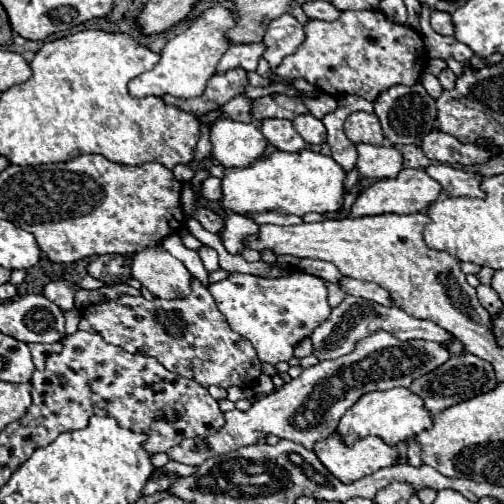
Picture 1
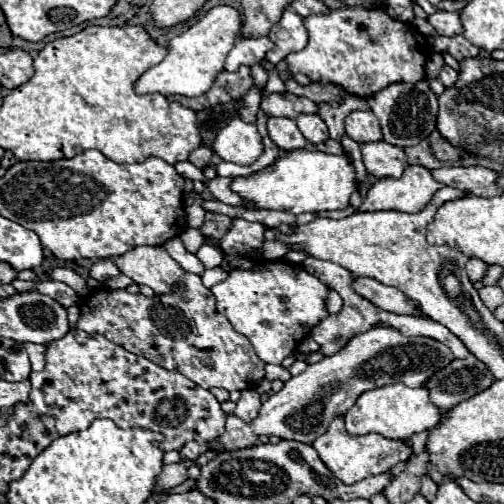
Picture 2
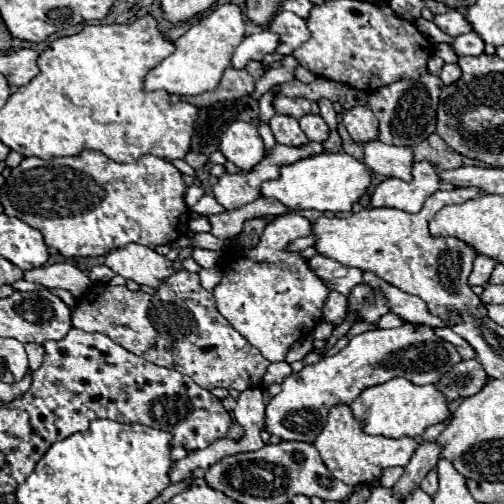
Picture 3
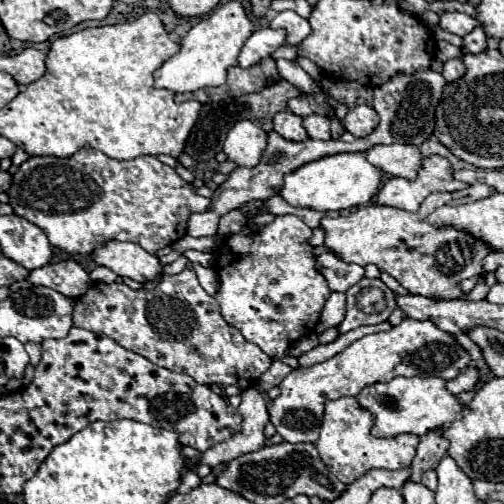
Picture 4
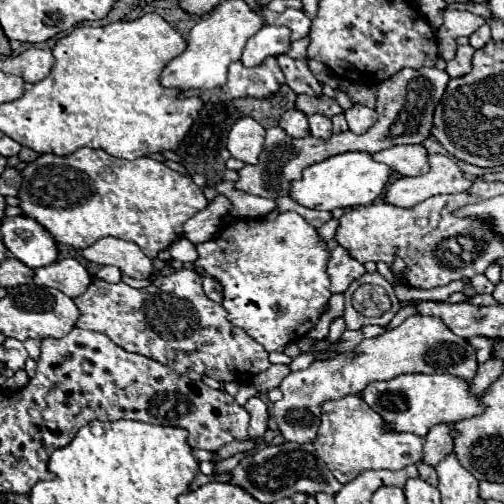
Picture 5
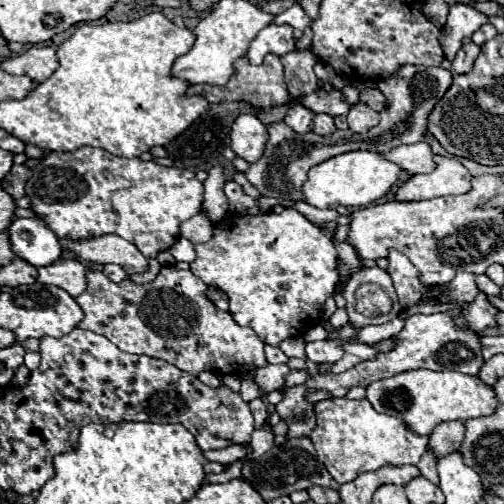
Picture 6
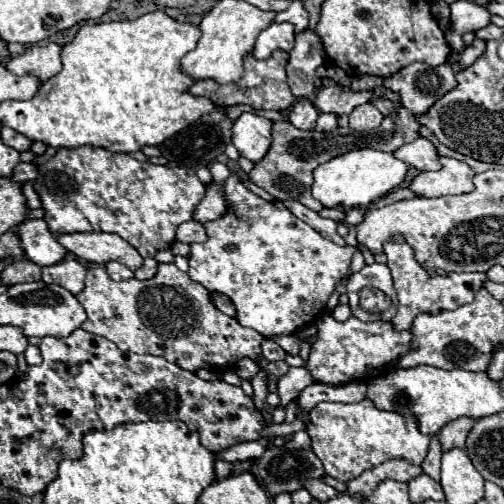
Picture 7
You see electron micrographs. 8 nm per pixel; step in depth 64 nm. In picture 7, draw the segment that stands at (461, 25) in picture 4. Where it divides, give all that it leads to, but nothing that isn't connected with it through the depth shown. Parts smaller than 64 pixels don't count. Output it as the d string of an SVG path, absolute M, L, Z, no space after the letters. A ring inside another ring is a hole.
M454 2L450 6L452 16L450 16L450 24L452 24L452 32L445 35L448 40L448 46L451 52L461 52L465 48L462 37L466 32L476 32L484 26L490 24L490 14L484 6L472 4L472 2Z

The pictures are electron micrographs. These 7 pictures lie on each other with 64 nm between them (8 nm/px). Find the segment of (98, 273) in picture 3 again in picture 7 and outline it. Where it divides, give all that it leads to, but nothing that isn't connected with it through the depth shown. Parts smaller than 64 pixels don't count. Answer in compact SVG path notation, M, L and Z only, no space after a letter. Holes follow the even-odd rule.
M112 261L105 265L105 269L114 281L123 281L134 277L134 272L124 264Z

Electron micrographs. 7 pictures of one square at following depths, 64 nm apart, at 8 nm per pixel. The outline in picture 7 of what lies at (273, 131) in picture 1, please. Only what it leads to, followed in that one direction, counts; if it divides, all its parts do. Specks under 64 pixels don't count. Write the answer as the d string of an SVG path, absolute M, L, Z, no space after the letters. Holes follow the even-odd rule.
M298 100L288 112L288 122L298 130L314 130L318 112L310 100Z

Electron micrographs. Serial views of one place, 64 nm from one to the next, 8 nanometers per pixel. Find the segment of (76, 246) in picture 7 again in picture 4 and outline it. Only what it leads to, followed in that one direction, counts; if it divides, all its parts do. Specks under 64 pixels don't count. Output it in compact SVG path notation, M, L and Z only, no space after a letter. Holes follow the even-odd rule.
M108 242L94 254L96 264L114 270L122 278L132 278L140 284L154 282L162 276L162 264L156 254L146 252L134 242Z

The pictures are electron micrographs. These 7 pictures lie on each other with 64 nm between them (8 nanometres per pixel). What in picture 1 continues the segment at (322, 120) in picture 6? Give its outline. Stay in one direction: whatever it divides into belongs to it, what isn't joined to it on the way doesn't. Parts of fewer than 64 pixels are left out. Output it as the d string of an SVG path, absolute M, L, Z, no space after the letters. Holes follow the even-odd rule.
M300 114L294 120L294 128L308 144L324 144L326 142L326 128L322 120L314 118L312 114Z

